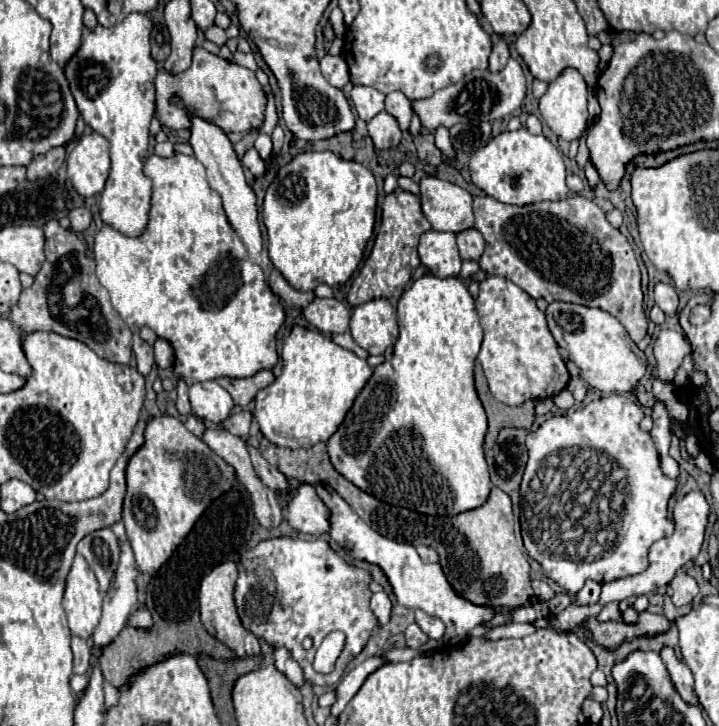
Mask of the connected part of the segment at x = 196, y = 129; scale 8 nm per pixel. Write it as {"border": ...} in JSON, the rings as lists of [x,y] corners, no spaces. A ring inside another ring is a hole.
{"border":[[[192,115],[190,117],[190,145],[194,149],[194,155],[196,159],[206,167],[206,173],[208,173],[208,183],[210,187],[222,197],[222,203],[224,203],[224,211],[226,211],[226,217],[228,217],[228,223],[232,225],[232,229],[236,231],[236,235],[242,239],[242,243],[246,245],[246,251],[248,255],[252,257],[252,261],[258,264],[266,279],[268,279],[274,266],[272,262],[265,257],[261,257],[261,251],[264,247],[264,238],[262,231],[260,231],[260,223],[258,223],[258,207],[256,207],[256,195],[252,191],[252,187],[246,183],[246,177],[244,177],[244,167],[240,163],[240,157],[238,153],[234,151],[234,145],[232,141],[228,139],[228,135],[218,127],[214,125],[212,121],[206,121],[202,117],[196,117]]]}

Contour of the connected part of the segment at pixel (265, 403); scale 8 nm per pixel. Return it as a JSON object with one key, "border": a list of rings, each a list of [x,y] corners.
{"border":[[[294,325],[282,345],[282,373],[258,391],[254,417],[266,439],[280,447],[300,449],[328,441],[352,407],[352,401],[372,375],[370,365],[352,351],[336,345],[330,337]]]}

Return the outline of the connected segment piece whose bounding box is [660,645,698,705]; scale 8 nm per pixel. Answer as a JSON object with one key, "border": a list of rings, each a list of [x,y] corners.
{"border":[[[668,645],[660,649],[660,657],[666,663],[668,673],[670,673],[672,681],[674,681],[678,693],[684,697],[684,701],[696,705],[698,697],[694,693],[694,679],[692,679],[692,671],[688,669],[688,665],[682,659],[678,659],[676,653],[674,653],[674,649],[668,647]]]}

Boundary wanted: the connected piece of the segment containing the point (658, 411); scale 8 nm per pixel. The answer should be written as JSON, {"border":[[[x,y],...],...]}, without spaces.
{"border":[[[656,401],[654,403],[652,419],[654,419],[654,427],[650,431],[652,441],[654,441],[660,457],[666,457],[668,449],[670,449],[670,417],[668,417],[664,401]]]}

